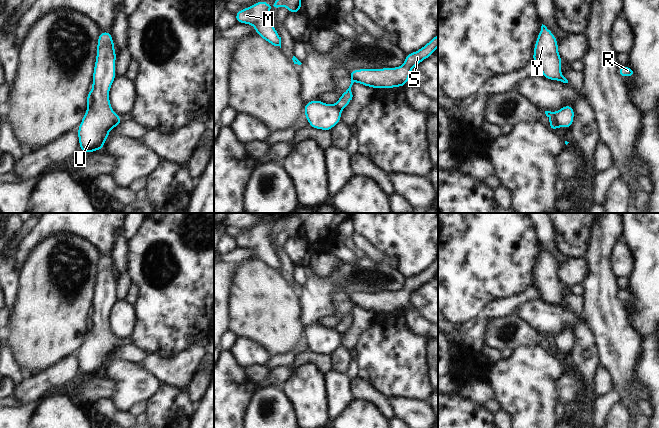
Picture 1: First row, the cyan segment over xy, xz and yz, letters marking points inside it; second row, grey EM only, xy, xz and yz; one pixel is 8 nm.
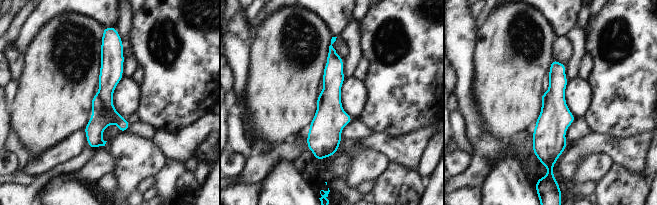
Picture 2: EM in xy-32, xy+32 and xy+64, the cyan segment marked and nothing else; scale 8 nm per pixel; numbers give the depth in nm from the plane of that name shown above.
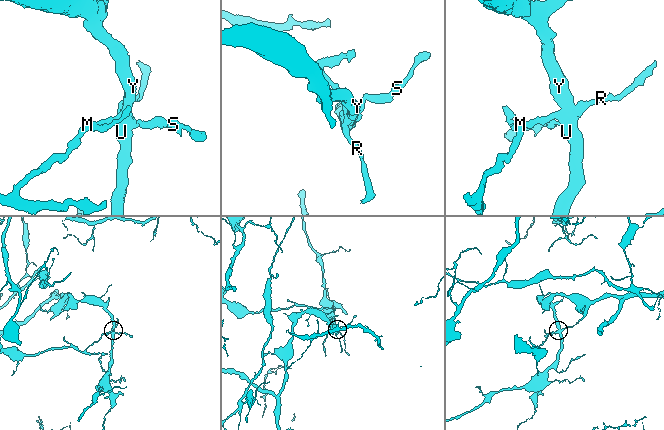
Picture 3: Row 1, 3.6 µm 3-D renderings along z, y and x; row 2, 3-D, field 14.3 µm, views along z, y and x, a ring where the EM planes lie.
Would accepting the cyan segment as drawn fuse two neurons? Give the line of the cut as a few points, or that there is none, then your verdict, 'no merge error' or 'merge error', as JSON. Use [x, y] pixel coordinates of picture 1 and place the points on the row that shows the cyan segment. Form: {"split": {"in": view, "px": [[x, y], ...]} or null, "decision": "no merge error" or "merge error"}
{"split": {"in": "xy", "px": [[90, 92], [92, 103], [87, 108]]}, "decision": "merge error"}

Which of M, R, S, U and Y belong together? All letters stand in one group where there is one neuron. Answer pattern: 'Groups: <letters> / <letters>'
Groups: M R S / U Y.

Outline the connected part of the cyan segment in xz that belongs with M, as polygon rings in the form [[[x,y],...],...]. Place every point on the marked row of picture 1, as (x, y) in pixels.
[[[260,0],[250,7],[243,8],[235,13],[235,20],[237,23],[252,25],[259,37],[281,48],[281,37],[271,22],[270,8],[267,1]]]

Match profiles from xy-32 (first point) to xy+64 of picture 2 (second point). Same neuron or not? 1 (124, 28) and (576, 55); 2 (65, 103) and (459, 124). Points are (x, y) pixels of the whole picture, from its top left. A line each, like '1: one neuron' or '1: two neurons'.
1: one neuron
2: two neurons

